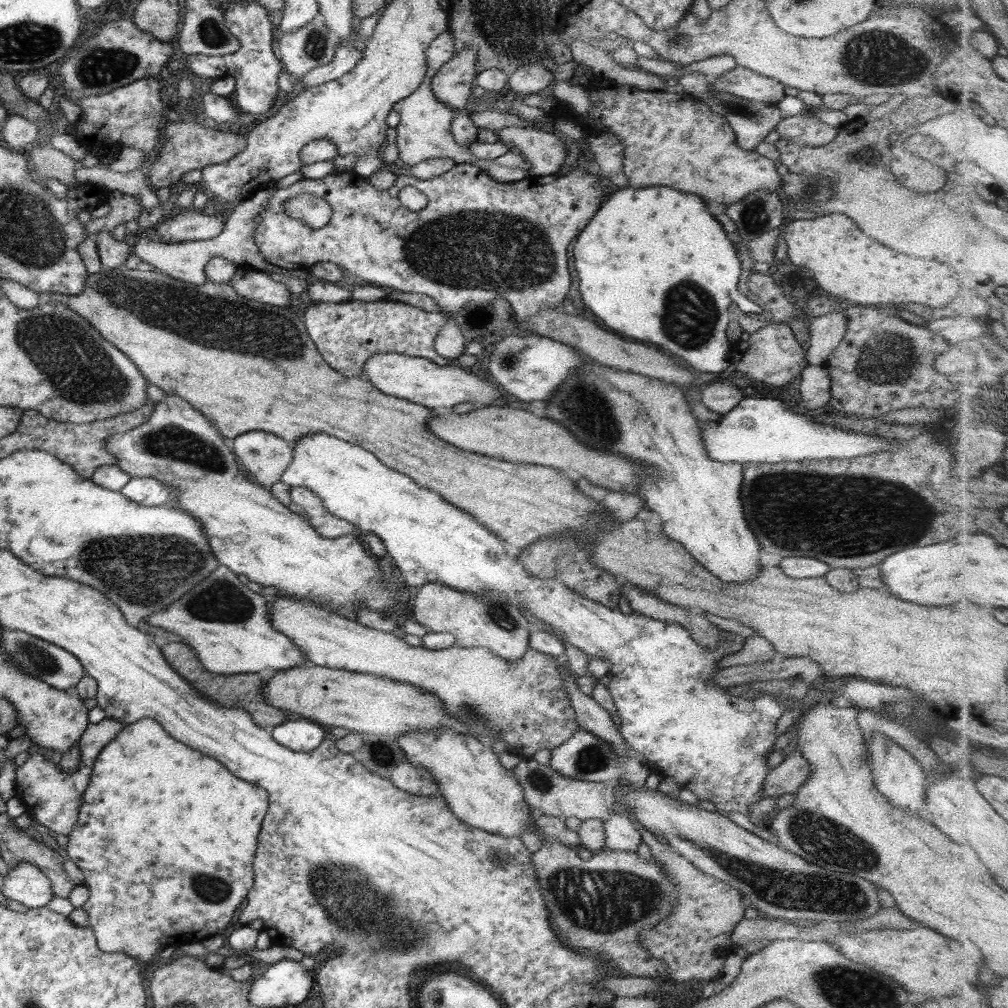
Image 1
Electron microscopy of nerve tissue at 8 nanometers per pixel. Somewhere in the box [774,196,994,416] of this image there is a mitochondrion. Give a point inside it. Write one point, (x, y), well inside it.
(883, 358)

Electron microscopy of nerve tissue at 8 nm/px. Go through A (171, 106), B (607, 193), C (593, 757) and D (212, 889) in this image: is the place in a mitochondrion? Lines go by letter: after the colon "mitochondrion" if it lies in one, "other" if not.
A: other
B: other
C: mitochondrion
D: mitochondrion

